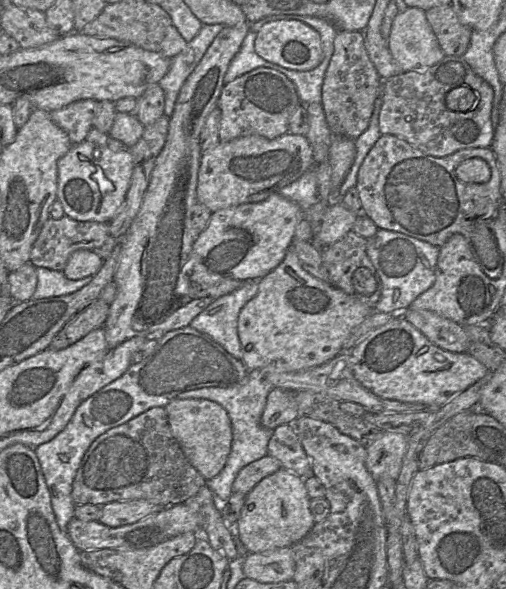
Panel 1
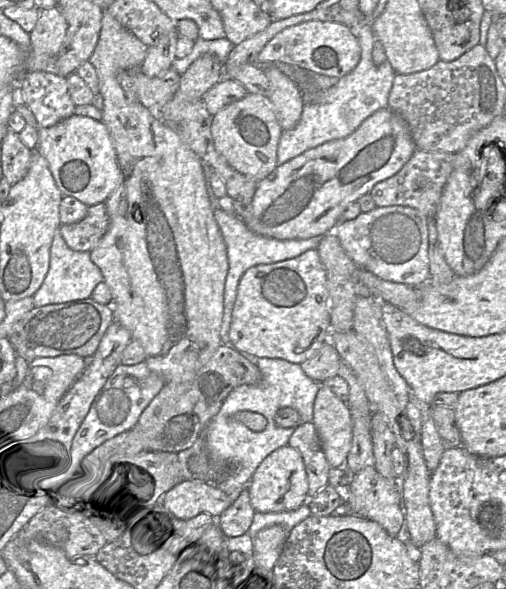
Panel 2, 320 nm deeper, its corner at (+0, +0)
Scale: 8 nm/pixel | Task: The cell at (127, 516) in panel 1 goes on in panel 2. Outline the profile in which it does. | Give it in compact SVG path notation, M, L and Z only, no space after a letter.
M190 480L177 483L155 501L171 517L189 520L200 515L217 519L233 501L214 484Z

